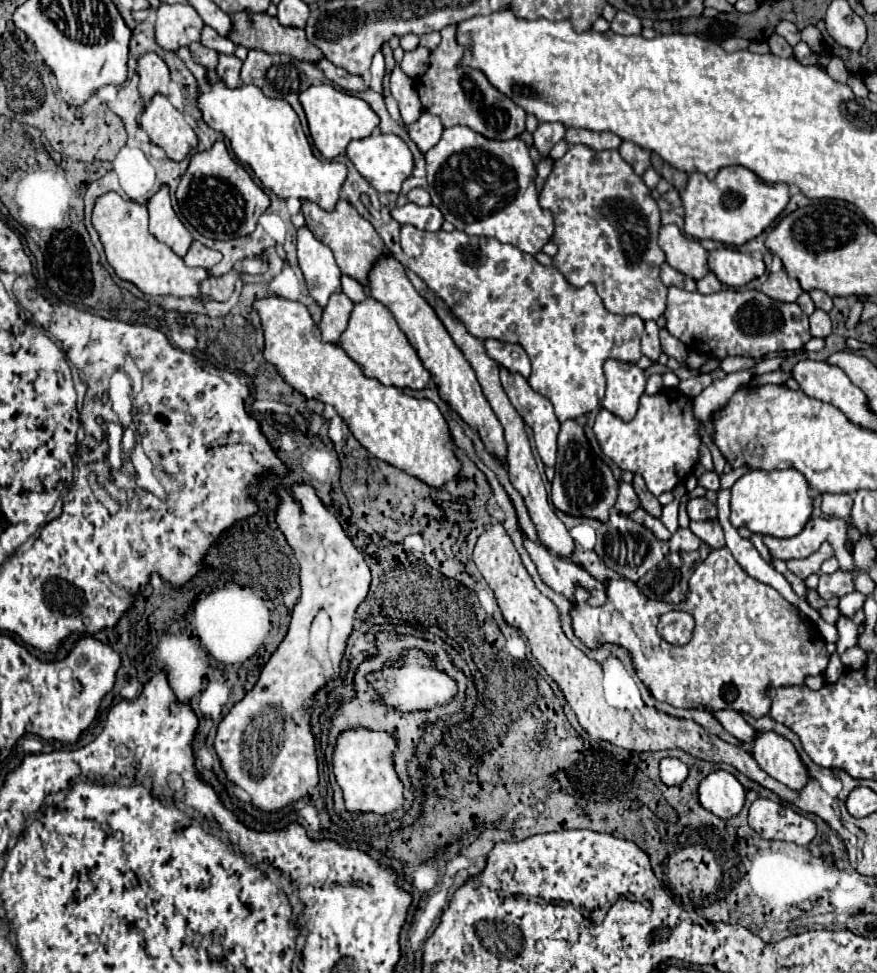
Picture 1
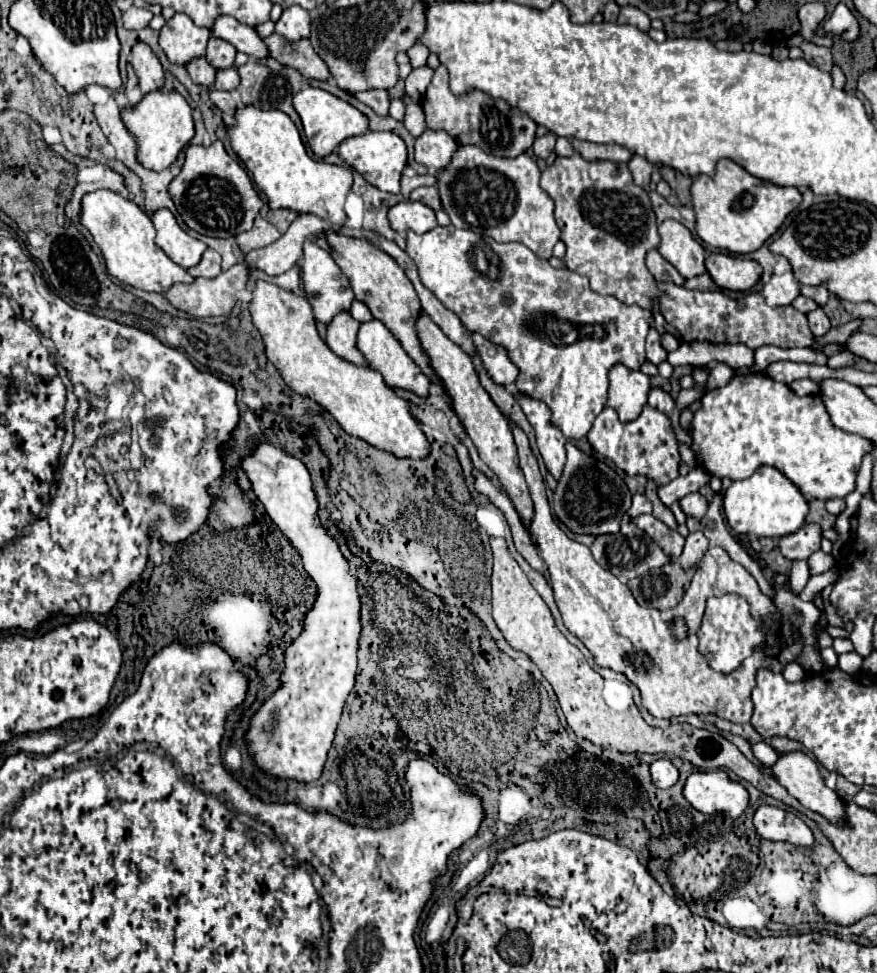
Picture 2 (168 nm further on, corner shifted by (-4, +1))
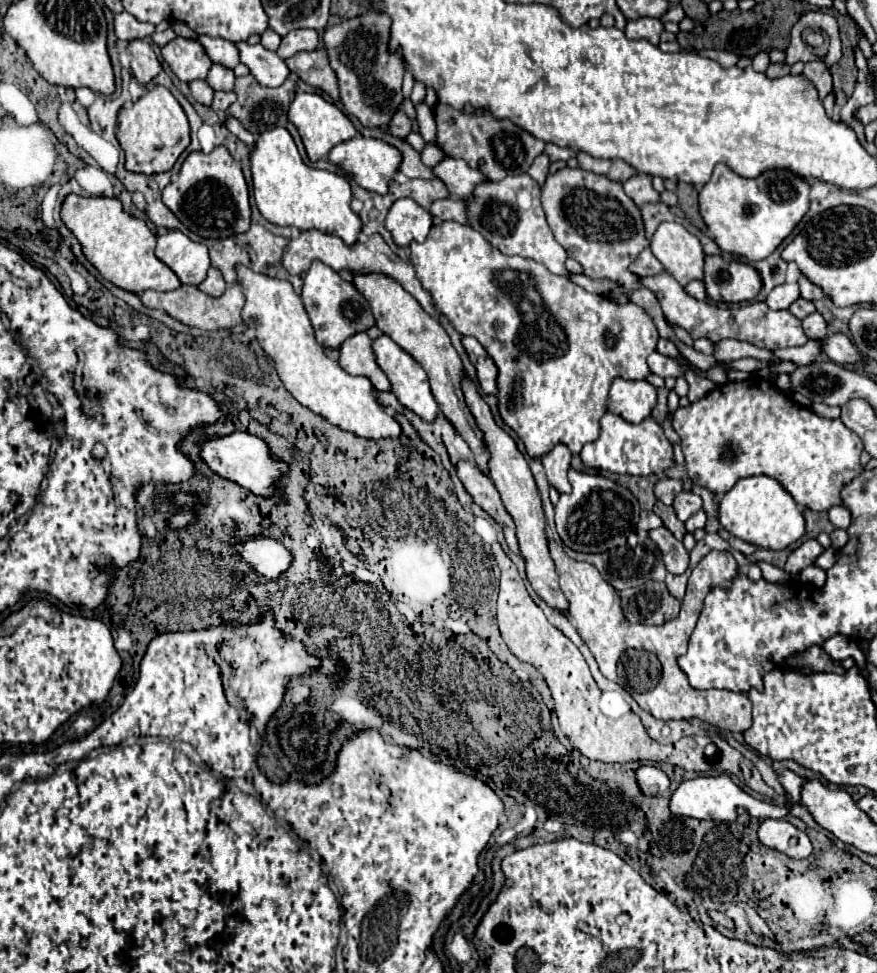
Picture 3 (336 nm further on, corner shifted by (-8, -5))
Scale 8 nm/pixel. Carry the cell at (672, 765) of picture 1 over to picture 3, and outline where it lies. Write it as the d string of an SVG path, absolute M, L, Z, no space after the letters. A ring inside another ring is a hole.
M639 766L635 770L635 780L645 796L659 796L669 790L669 778L657 766Z

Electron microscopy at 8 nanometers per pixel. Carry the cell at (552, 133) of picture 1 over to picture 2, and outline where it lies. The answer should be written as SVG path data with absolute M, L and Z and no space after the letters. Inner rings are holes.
M547 132L547 134L541 136L541 138L535 138L535 142L533 142L533 152L535 152L535 156L539 156L539 158L545 160L545 158L553 152L555 140L557 140L557 134L553 134L553 132Z

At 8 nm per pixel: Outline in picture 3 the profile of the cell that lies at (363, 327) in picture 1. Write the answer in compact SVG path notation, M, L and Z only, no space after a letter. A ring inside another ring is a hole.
M381 336L373 342L373 350L377 354L377 364L379 368L387 374L389 382L391 382L391 392L397 396L397 400L413 410L417 416L421 416L421 420L425 422L433 422L439 414L439 406L431 394L431 388L429 388L429 382L427 382L427 374L425 370L419 366L419 362L409 354L405 352L399 344L395 344L389 336Z

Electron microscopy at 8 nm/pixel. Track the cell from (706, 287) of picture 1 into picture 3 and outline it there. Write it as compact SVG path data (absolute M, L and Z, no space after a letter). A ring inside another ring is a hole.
M699 280L689 282L689 284L685 286L685 292L687 292L689 296L693 296L695 300L705 300L705 298L707 298L707 294L705 294L705 286L703 286L703 282L699 282Z

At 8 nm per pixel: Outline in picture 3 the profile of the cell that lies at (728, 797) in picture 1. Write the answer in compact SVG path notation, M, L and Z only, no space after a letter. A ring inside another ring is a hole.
M727 774L719 776L697 776L693 780L685 780L679 784L679 788L673 792L669 810L675 816L687 816L687 818L697 818L697 820L721 820L721 822L733 822L739 812L749 812L751 816L761 819L781 819L789 814L795 804L801 802L801 784L803 780L797 776L797 798L789 798L787 804L771 804L771 802L761 802L751 798L747 792L743 792Z

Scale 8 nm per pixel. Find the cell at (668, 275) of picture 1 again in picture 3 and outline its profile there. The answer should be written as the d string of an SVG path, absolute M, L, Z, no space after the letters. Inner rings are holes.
M645 248L645 250L637 256L637 260L633 260L633 264L629 264L629 270L631 270L633 274L637 274L637 276L651 276L651 274L663 272L663 266L661 266L661 262L651 254L651 250Z

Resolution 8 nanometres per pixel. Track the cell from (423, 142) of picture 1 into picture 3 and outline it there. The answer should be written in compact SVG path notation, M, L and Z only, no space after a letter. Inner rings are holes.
M445 158L433 168L433 172L445 182L449 192L461 200L469 200L469 192L473 192L473 188L481 184L481 180L485 180L481 172L469 168L463 160L455 158Z

